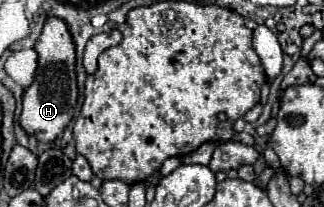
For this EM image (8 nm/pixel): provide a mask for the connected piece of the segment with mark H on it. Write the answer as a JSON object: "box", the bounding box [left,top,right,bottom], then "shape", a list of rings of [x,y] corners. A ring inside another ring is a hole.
{"box":[19,17,77,143],"shape":[[[49,17],[45,29],[35,45],[39,53],[39,69],[35,81],[23,95],[23,113],[19,117],[21,127],[27,135],[35,135],[43,143],[53,143],[63,135],[65,127],[71,123],[77,105],[77,81],[75,81],[75,45],[67,31],[65,21]]]}

